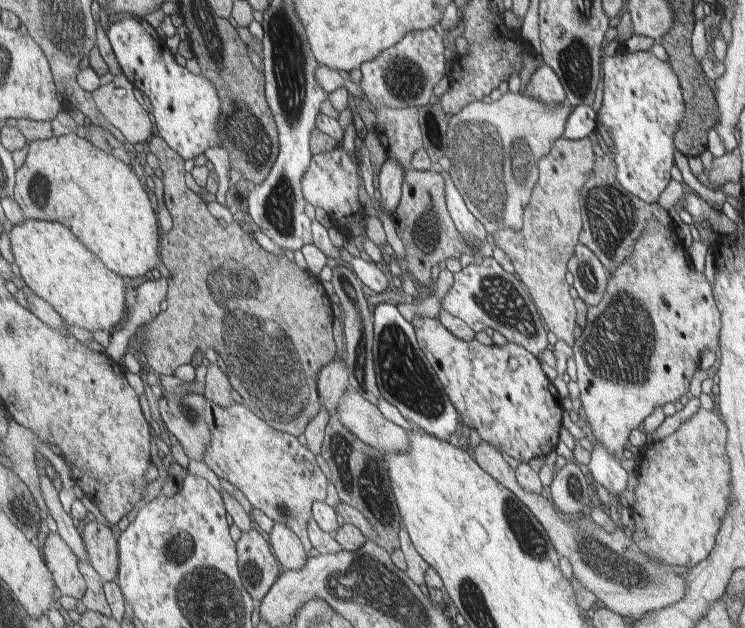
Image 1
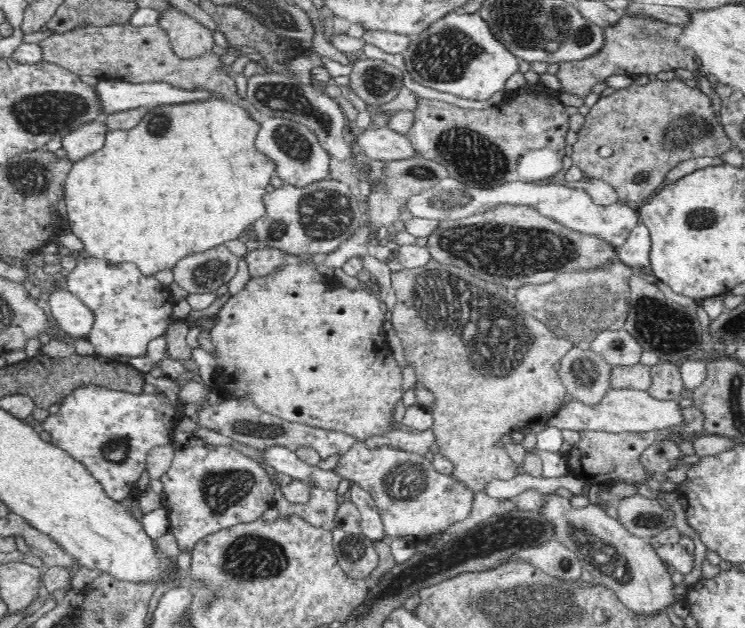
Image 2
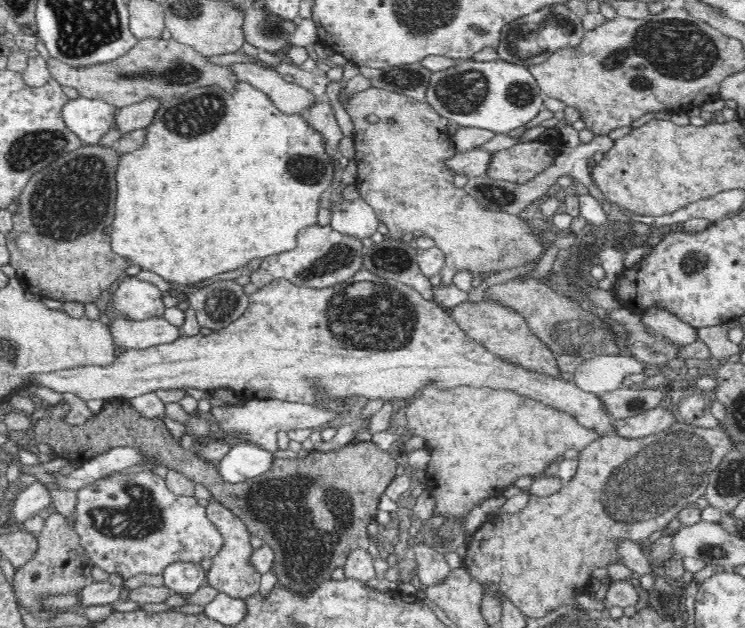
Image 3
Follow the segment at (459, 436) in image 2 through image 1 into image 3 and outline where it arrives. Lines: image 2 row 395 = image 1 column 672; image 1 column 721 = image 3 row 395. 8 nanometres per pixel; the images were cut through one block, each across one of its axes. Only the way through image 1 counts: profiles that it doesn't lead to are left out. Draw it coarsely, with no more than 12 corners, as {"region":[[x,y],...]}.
{"region":[[426,385],[435,514],[466,518],[600,433],[507,389]]}

